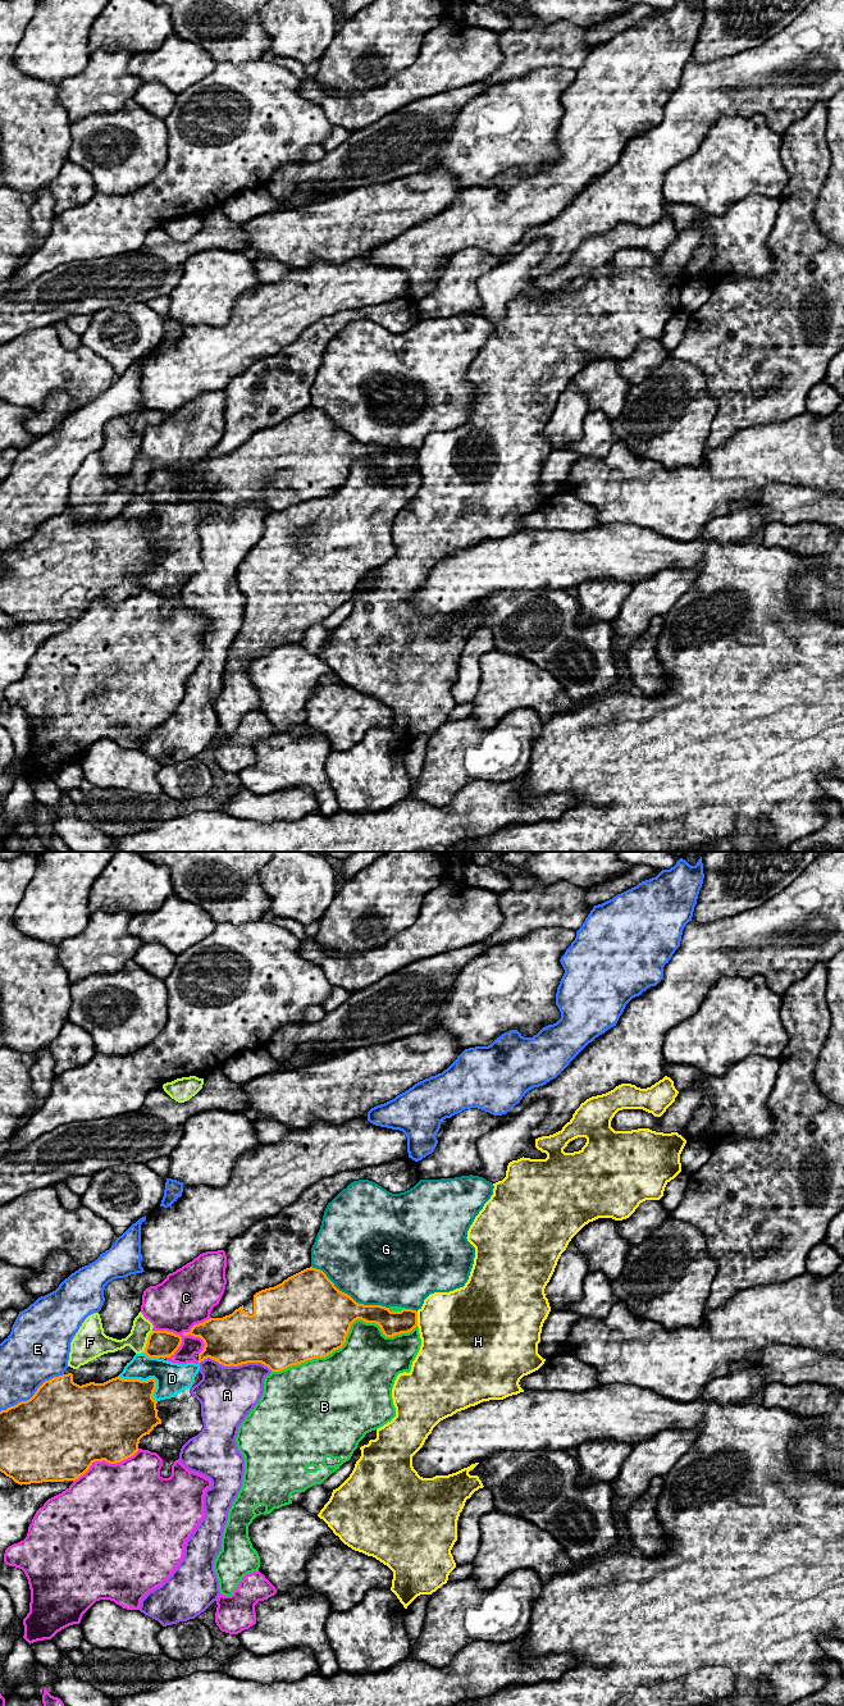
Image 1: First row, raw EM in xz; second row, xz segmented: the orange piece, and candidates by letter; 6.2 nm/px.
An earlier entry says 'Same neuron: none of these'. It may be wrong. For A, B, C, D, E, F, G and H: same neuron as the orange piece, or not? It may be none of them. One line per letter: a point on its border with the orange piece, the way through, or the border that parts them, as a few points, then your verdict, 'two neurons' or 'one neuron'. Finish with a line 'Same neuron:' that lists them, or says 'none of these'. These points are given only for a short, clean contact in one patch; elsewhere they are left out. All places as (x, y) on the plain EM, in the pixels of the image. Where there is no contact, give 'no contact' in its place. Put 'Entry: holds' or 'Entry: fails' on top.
Entry: holds
A: xz (236, 505) | two neurons
B: xz (346, 475) | two neurons
C: xz (179, 475) | two neurons
D: xz (147, 519) | two neurons
E: xz (33, 534) | two neurons
F: xz (147, 480) | two neurons
G: xz (348, 434) | two neurons
H: xz (416, 457) | two neurons
Same neuron: none of these

